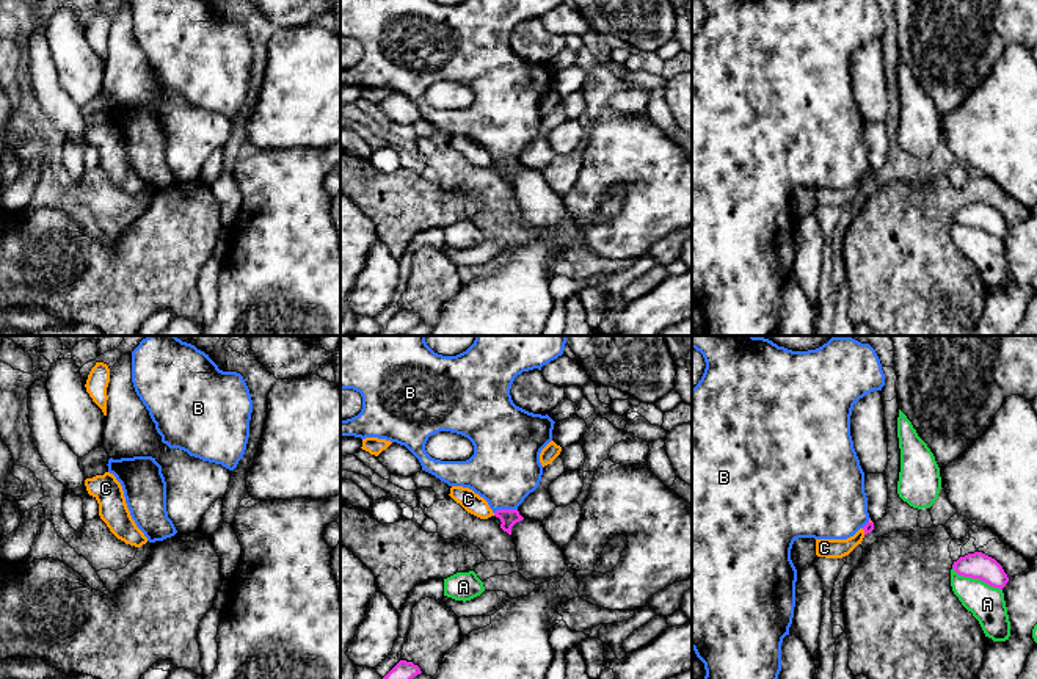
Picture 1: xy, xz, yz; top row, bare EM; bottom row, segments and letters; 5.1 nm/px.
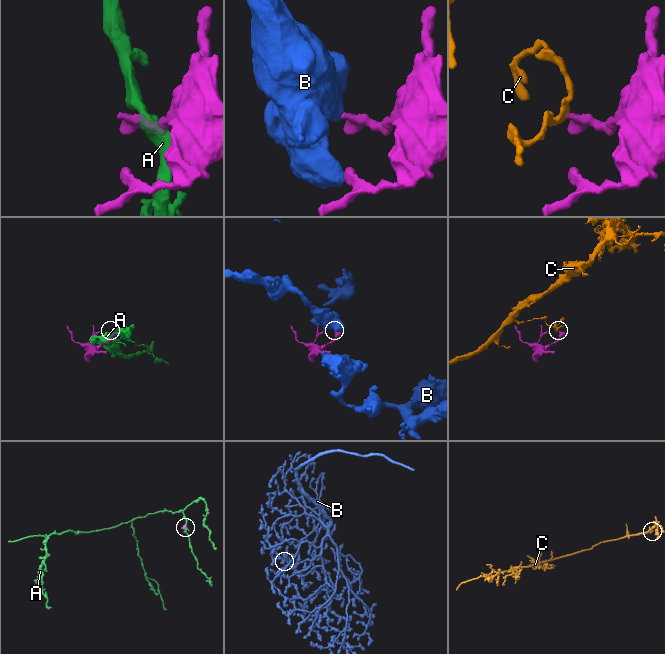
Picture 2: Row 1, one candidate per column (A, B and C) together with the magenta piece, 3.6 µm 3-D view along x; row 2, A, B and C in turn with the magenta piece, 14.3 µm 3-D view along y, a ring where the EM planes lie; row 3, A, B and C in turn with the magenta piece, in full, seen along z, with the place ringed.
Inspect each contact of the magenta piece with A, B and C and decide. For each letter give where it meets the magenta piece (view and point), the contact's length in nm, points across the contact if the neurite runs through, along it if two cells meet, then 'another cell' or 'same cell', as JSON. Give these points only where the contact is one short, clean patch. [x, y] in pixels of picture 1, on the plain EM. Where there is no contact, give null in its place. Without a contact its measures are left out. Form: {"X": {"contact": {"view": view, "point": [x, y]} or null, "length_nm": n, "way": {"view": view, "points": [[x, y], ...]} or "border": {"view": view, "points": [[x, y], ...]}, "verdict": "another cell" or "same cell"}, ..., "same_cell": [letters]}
{"A": {"contact": {"view": "yz", "point": [976, 226]}, "length_nm": 280, "border": {"view": "yz", "points": [[953, 215], [959, 223], [978, 226], [1001, 239]]}, "verdict": "another cell"}, "B": {"contact": {"view": "xz", "point": [505, 159]}, "length_nm": 120, "verdict": "another cell"}, "C": {"contact": {"view": "yz", "point": [865, 181]}, "length_nm": 40, "border": {"view": "yz", "points": [[862, 177], [865, 182]]}, "verdict": "another cell"}, "same_cell": []}

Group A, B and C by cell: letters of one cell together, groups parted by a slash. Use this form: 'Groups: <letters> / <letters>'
Groups: A / B / C

